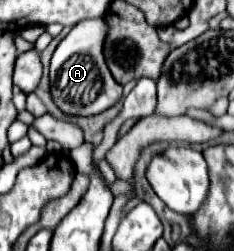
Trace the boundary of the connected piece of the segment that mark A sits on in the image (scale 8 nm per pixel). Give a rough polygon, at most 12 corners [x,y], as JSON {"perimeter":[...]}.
{"perimeter":[[105,18],[81,20],[51,58],[51,96],[93,116],[121,100]]}

